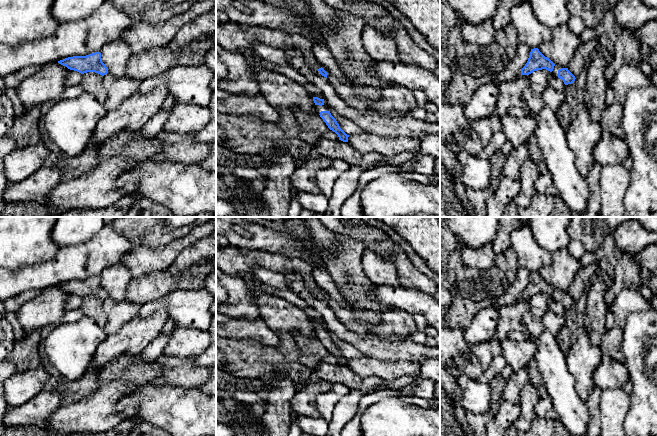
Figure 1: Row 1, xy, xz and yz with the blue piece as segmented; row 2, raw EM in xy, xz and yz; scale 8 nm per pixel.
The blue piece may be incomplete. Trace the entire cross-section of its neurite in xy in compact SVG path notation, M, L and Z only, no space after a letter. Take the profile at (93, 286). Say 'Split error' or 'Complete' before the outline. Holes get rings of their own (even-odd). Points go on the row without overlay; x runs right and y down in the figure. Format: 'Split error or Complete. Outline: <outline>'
Complete. Outline: M95 276L86 280L68 281L58 285L58 287L81 298L95 296L104 300L108 297L108 292L102 286L100 276Z

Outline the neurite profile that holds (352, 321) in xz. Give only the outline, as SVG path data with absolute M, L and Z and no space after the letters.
M327 296L328 305L335 311L337 318L351 331L362 336L370 335L370 328L379 323L380 314L375 311L356 312L354 306L346 300L347 308Z

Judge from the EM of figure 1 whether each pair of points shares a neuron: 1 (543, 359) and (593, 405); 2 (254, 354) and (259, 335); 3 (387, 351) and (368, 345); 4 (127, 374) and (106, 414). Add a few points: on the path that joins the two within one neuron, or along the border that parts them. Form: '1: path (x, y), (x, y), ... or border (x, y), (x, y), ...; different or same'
1: border (585, 402), (589, 415), (588, 425); different
2: border (234, 338), (251, 338), (273, 346), (280, 342); different
3: path (382, 348), (373, 345); same
4: border (146, 383), (133, 392), (122, 381), (100, 386); different

